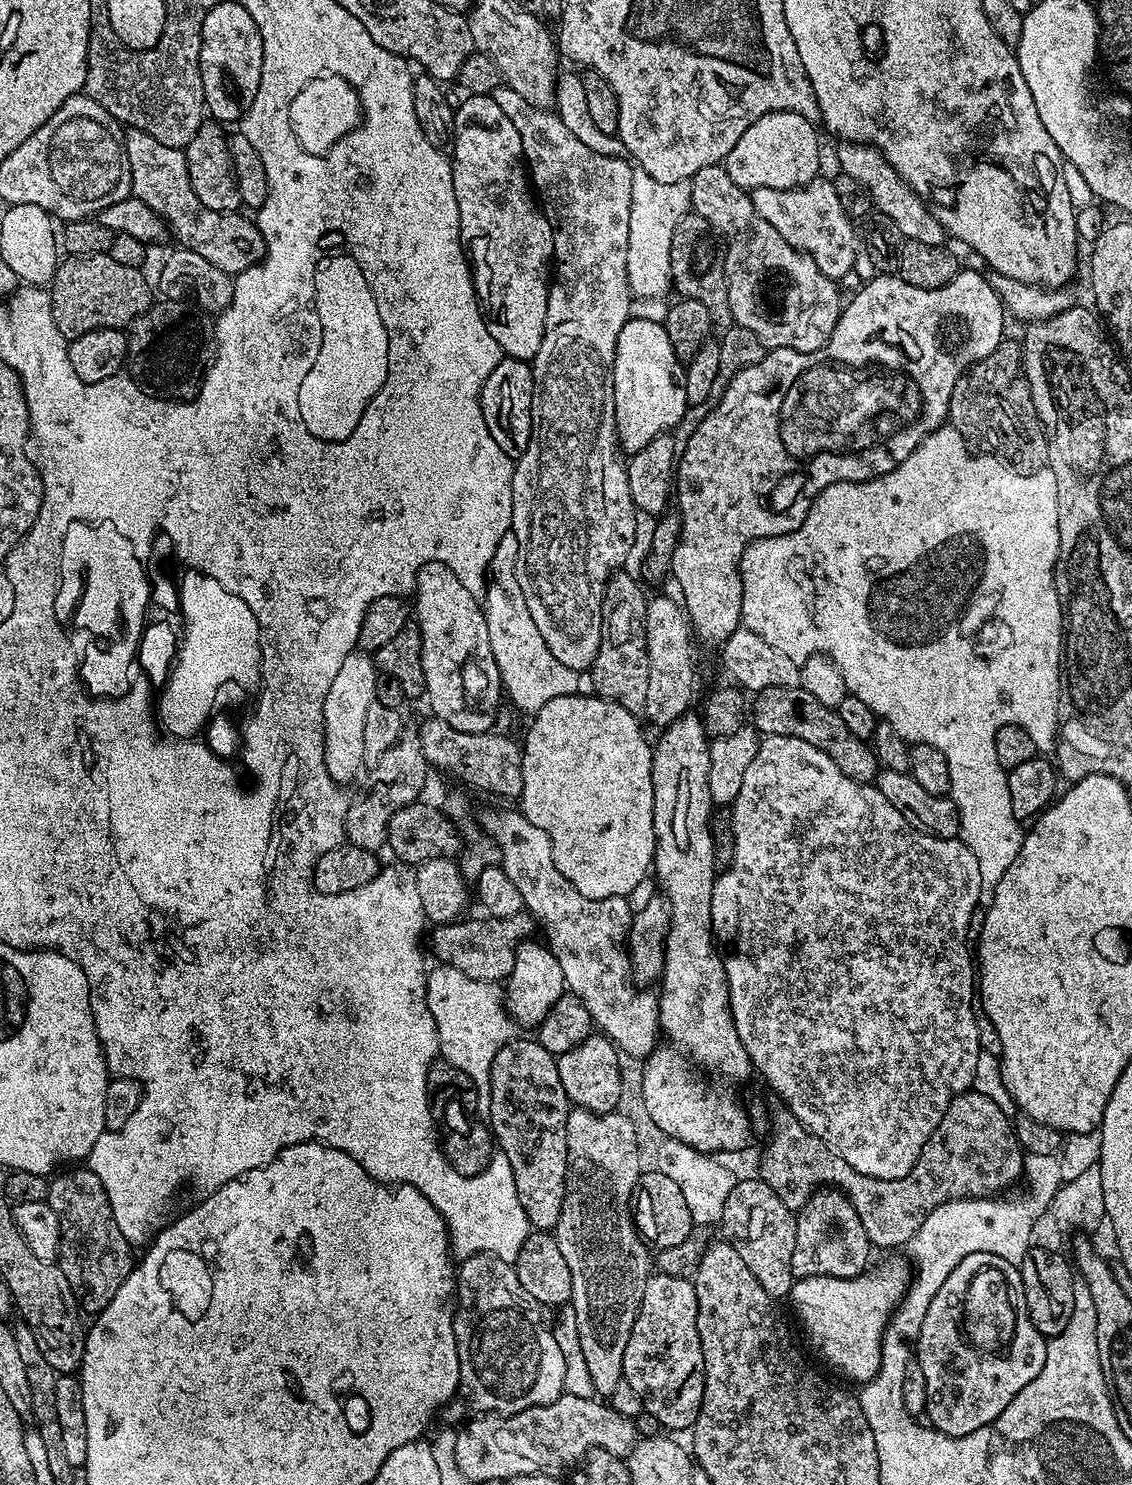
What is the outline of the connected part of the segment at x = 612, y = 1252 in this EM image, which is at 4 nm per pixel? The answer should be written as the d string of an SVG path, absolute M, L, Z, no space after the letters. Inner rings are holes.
M573 1107L566 1118L566 1146L568 1147L568 1177L566 1178L566 1190L562 1202L562 1214L558 1218L554 1235L566 1258L566 1266L570 1266L570 1278L572 1279L572 1299L570 1306L576 1312L578 1318L578 1342L582 1346L582 1356L586 1358L586 1368L590 1370L590 1380L594 1382L594 1390L601 1397L611 1397L614 1386L623 1380L622 1358L626 1354L626 1342L630 1342L630 1334L634 1330L634 1322L640 1317L640 1303L644 1297L644 1287L650 1275L650 1248L645 1244L640 1233L636 1231L634 1219L634 1193L636 1183L642 1171L640 1165L640 1140L636 1137L636 1124L628 1116L623 1116L623 1111L591 1112L585 1108Z

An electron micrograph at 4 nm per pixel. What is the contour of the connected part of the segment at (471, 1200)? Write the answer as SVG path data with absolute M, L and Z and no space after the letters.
M496 1164L496 1168L487 1168L479 1176L464 1176L462 1182L468 1184L468 1192L460 1199L460 1224L448 1224L450 1248L457 1257L487 1252L500 1260L514 1262L530 1235L528 1215L518 1198L514 1186L514 1170L510 1164Z

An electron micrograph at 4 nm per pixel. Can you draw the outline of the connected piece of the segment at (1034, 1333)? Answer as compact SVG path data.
M979 1252L962 1258L962 1262L958 1262L958 1266L954 1266L954 1270L950 1270L950 1278L946 1278L946 1282L942 1282L938 1294L934 1294L934 1302L930 1302L930 1310L926 1310L926 1319L922 1321L922 1334L914 1345L914 1358L922 1366L922 1378L926 1378L926 1406L924 1411L927 1423L947 1436L974 1434L974 1430L982 1430L982 1426L993 1424L998 1418L998 1414L1002 1414L1002 1410L1006 1410L1006 1406L1010 1406L1010 1402L1014 1402L1018 1390L1030 1386L1030 1382L1034 1382L1034 1378L1038 1378L1038 1374L1046 1362L1047 1349L1048 1340L1036 1329L1034 1322L1030 1322L1019 1267L1006 1262L1006 1258L1000 1258L996 1254Z

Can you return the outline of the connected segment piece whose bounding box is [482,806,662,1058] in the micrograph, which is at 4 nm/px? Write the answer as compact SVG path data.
M512 806L504 807L508 808L492 808L485 816L482 816L483 833L498 844L502 852L499 867L504 869L506 876L517 886L519 893L522 894L522 902L524 903L525 909L534 917L537 925L542 929L542 932L544 928L545 937L543 936L543 939L546 941L548 949L554 954L554 958L558 958L558 966L562 966L562 974L564 975L567 991L573 992L578 998L582 998L586 1010L590 1010L593 1025L595 1025L603 1035L607 1036L625 1057L640 1056L639 1058L647 1058L647 1056L658 1047L659 1040L656 1039L661 1039L662 1036L660 1030L660 1001L655 991L638 990L632 978L632 961L628 958L628 931L632 925L633 905L628 905L629 901L623 896L598 898L595 900L594 898L586 898L586 894L578 894L578 890L574 890L574 886L570 886L570 882L566 882L566 878L562 878L562 874L558 874L558 866L554 866L554 854L552 853L550 838L546 834L546 830L538 830L538 826L534 826L534 822L530 822L526 819L523 811L517 810L515 807L512 809Z

